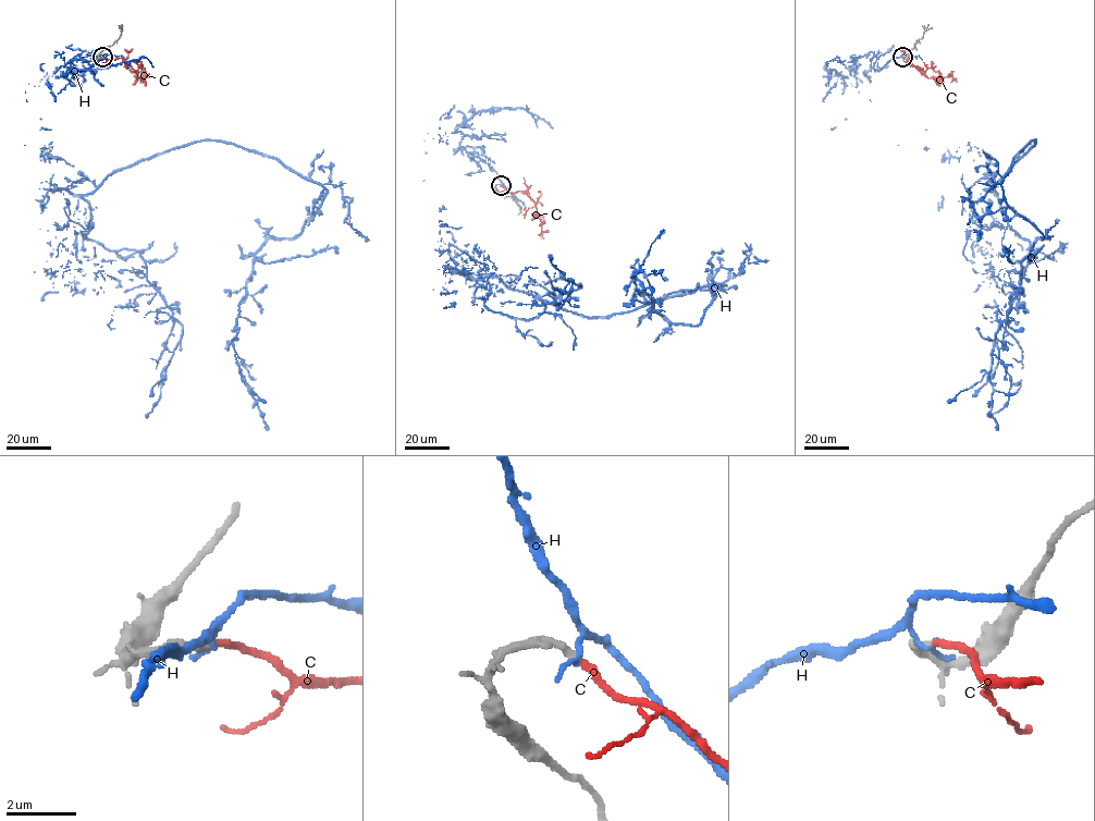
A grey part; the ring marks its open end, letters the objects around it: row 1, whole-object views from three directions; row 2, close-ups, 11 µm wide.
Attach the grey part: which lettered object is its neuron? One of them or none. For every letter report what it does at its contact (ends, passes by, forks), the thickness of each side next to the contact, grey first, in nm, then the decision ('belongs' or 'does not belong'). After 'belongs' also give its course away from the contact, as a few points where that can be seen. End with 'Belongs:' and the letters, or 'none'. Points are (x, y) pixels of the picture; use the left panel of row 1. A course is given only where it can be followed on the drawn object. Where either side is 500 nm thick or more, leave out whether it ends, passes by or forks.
C: it ends | 200/200 nm | belongs | via (102, 57), (123, 59), (142, 80), (145, 70), (133, 61)
H: it ends | 240/160 nm | does not belong
Belongs: C

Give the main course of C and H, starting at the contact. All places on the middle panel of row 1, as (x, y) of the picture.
C: (502, 185), (513, 193), (525, 193), (536, 204), (537, 215), (544, 221), (541, 213), (531, 213)
H: (501, 185), (452, 132), (425, 180), (452, 272), (589, 317), (725, 284), (669, 322), (631, 276), (664, 278)

